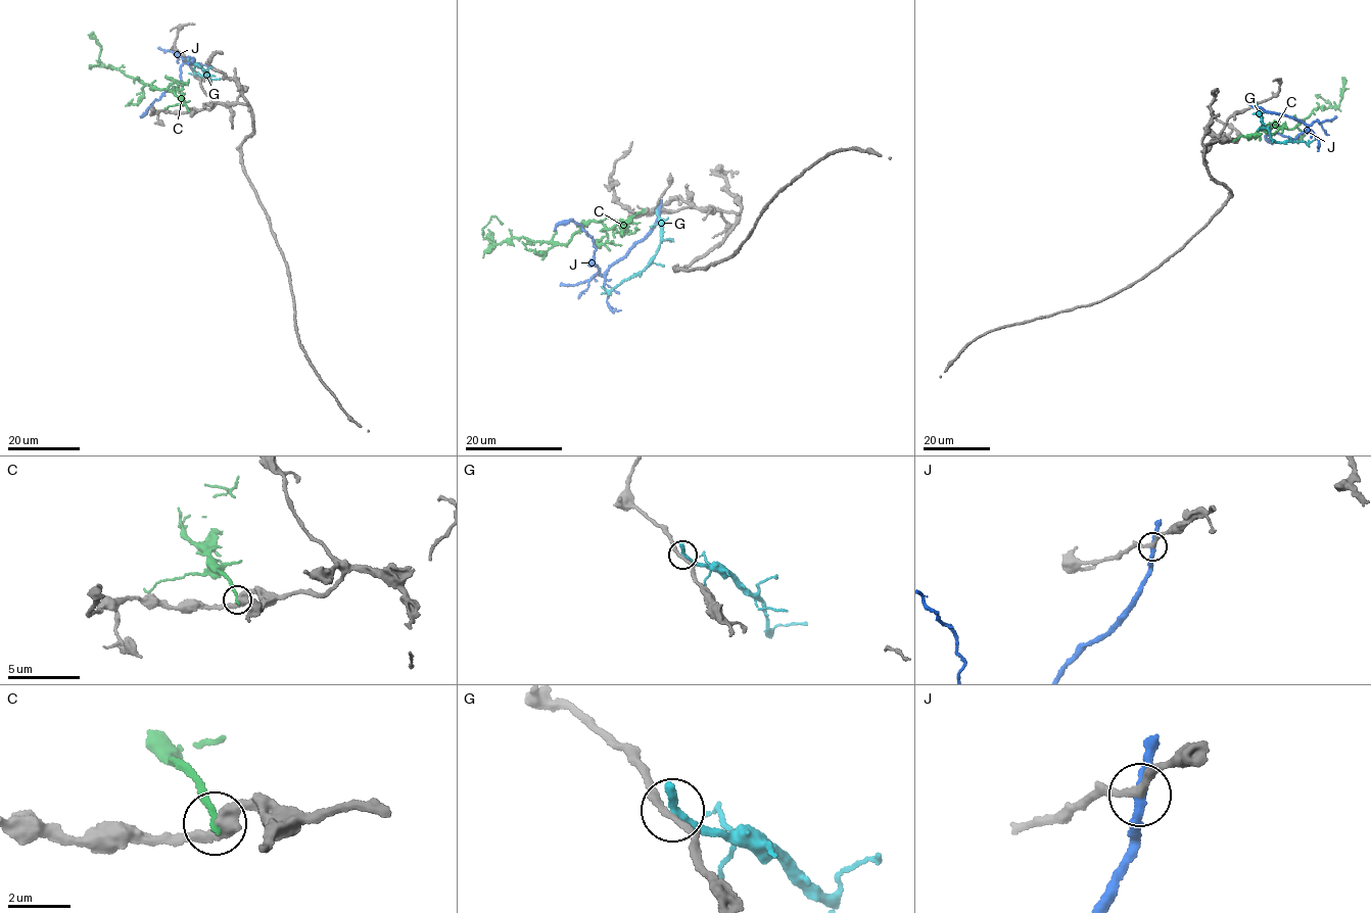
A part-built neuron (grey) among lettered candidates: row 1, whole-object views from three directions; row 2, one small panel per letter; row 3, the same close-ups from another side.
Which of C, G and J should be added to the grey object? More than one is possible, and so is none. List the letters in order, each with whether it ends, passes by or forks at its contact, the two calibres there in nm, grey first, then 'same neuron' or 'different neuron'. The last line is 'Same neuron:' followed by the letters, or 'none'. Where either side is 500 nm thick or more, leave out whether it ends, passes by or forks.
C: it ends there; 400 nm thick on the grey side, 240 nm on the other; different neuron
G: it ends there; 200 nm thick on the grey side, 360 nm on the other; different neuron
J: it passes by; 200 nm thick on the grey side, 300 nm on the other; different neuron
Same neuron: none

